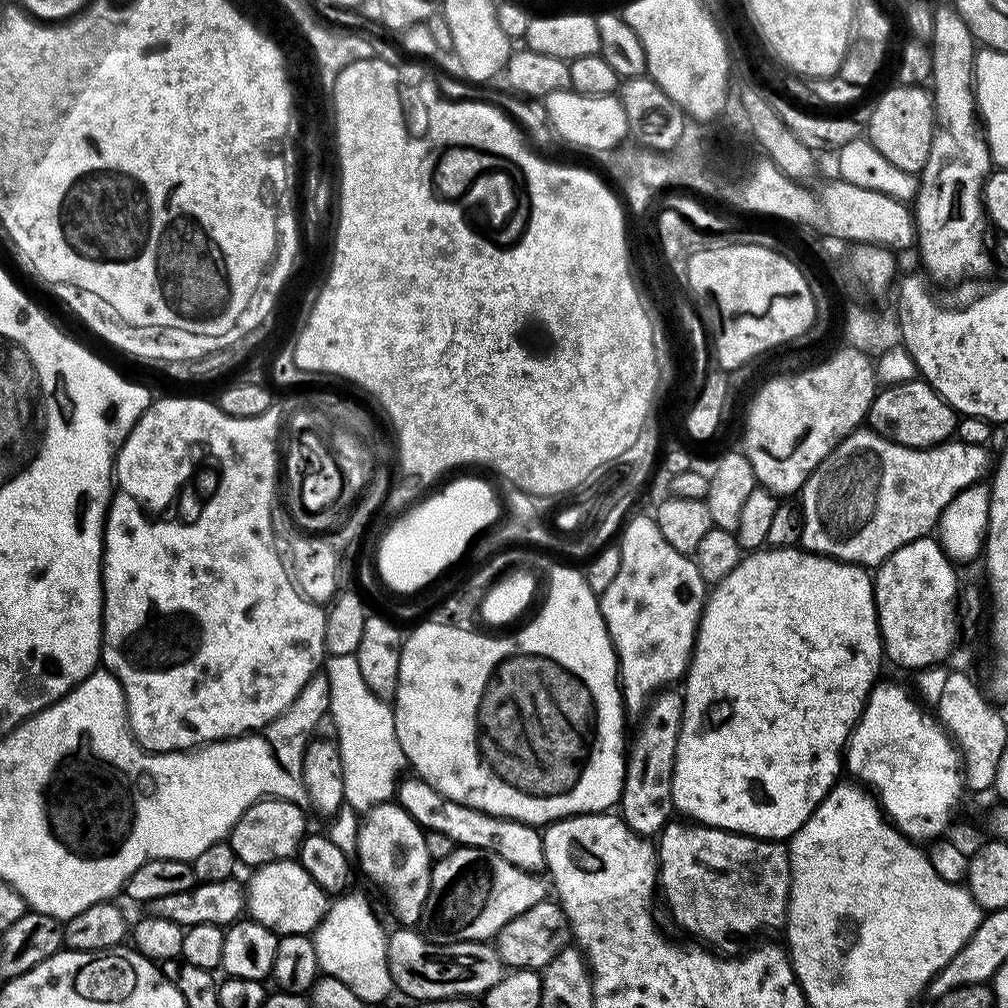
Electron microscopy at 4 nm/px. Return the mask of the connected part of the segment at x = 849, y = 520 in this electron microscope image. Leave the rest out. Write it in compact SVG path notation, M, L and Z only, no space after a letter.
M871 430L851 432L810 474L810 478L804 483L804 487L799 493L798 501L804 513L799 547L806 552L814 552L818 556L828 556L831 560L845 560L847 564L859 564L869 570L875 569L886 558L890 558L890 554L894 554L894 550L929 535L937 527L942 510L952 499L971 484L981 483L989 475L988 451L989 449L985 446L970 446L959 442L945 442L937 444L935 448L907 448L901 444L895 444L893 440L887 440L885 436L879 436L877 432Z

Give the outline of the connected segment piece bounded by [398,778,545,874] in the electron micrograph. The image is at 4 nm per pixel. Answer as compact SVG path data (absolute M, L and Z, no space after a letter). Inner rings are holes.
M411 779L406 782L404 780L399 785L398 803L409 812L421 828L446 834L451 838L453 845L498 854L498 858L506 858L506 862L514 862L514 866L527 872L540 874L545 871L544 838L537 825L523 824L501 816L491 816L470 806L462 806L446 798L438 790L434 790L425 780Z

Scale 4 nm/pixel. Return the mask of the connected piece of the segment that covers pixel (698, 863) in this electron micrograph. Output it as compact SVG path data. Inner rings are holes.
M669 822L658 836L658 888L662 900L668 903L669 914L676 919L682 931L689 932L692 935L689 937L697 941L720 944L721 953L732 954L737 951L732 940L739 936L752 936L767 928L785 927L792 889L787 843L759 840L756 836L743 836L740 832L728 832L724 828L709 828L707 824L676 823Z

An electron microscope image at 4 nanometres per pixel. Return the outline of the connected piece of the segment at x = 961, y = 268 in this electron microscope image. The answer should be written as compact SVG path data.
M945 12L940 13L937 17L939 28L936 32L936 68L930 79L932 103L936 109L936 129L932 135L930 142L930 154L924 163L924 169L918 174L918 183L916 186L916 194L914 197L914 219L916 221L916 243L915 247L920 248L920 260L924 263L923 271L926 273L929 281L937 280L940 284L952 284L955 280L976 280L979 276L984 276L991 270L994 265L994 256L990 251L990 244L984 241L984 224L986 228L986 217L984 214L984 199L982 198L982 190L984 189L984 179L988 177L988 173L993 171L992 152L988 148L986 133L982 127L981 121L978 119L978 109L976 107L976 93L974 91L974 57L978 51L977 45L972 39L970 30L966 26L966 22L962 22L962 18L957 12L954 14Z

